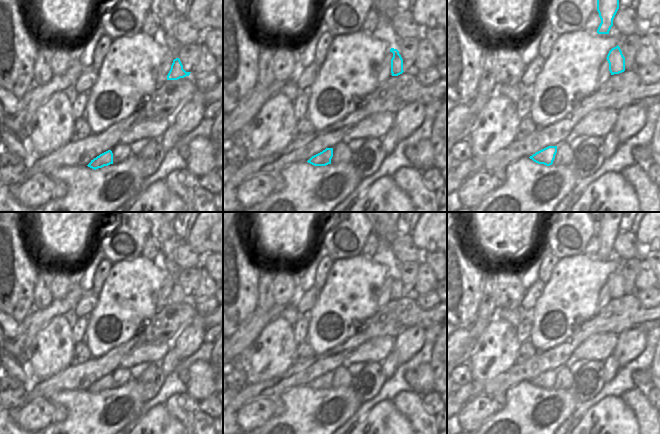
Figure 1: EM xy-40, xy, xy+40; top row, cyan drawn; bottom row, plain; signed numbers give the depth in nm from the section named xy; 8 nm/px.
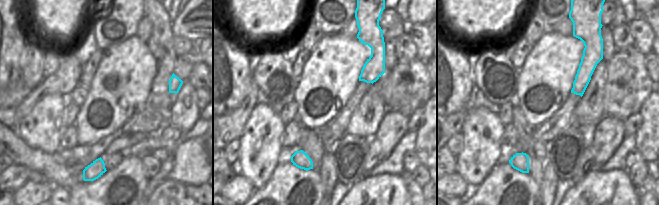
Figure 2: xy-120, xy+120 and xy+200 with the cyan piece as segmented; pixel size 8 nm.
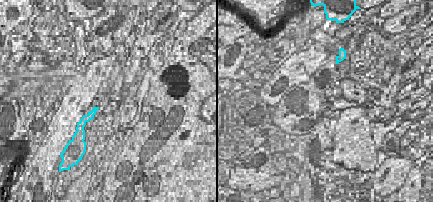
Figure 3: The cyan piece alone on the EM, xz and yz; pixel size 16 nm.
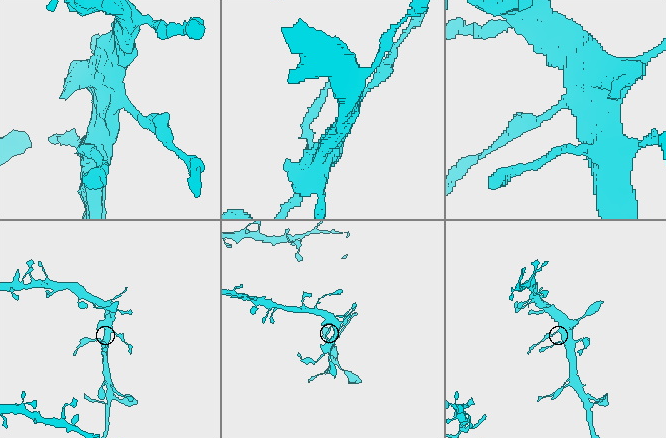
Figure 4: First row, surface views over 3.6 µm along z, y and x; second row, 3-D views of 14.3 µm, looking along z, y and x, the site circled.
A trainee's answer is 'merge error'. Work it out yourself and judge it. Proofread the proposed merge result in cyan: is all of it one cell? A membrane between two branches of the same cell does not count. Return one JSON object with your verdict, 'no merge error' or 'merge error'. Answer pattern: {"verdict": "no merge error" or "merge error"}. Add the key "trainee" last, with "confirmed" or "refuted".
{"verdict": "merge error", "trainee": "confirmed"}

